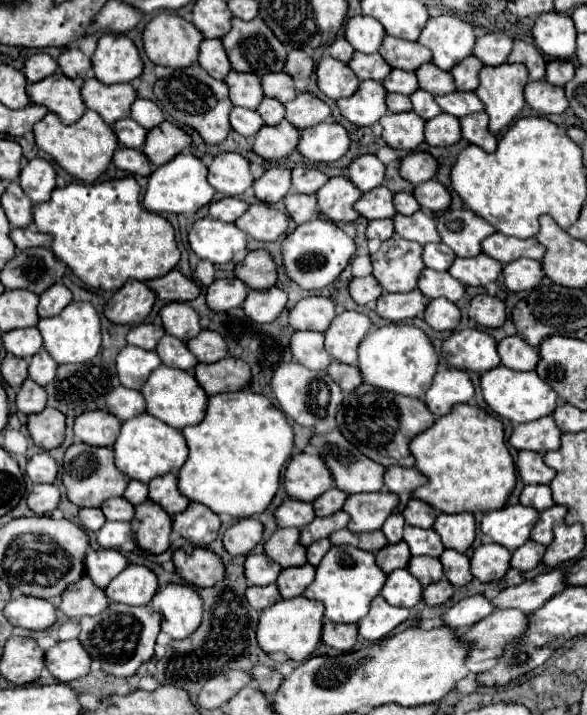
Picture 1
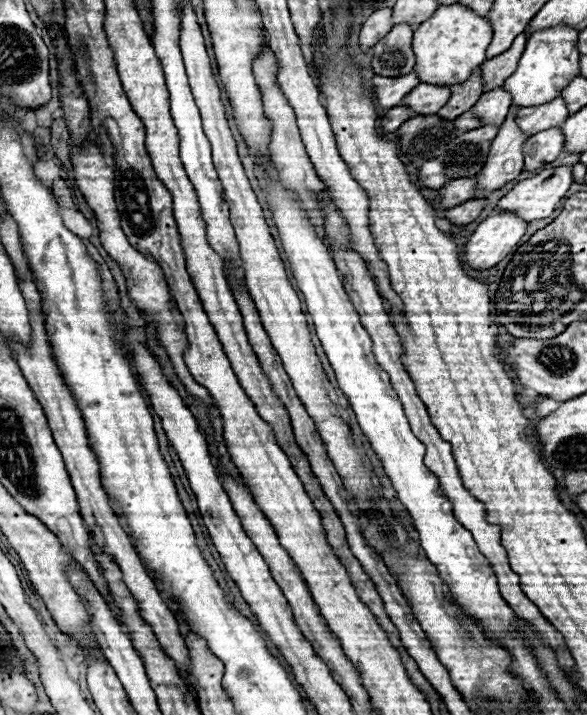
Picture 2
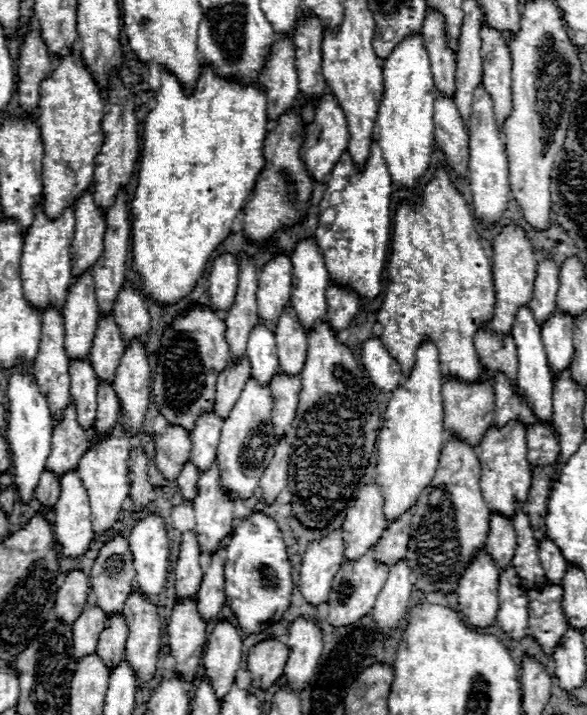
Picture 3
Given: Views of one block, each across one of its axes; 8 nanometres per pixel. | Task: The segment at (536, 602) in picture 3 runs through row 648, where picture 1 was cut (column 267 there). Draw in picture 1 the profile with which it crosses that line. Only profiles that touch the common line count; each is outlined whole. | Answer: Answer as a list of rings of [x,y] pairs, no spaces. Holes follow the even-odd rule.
[[[278,528],[264,548],[282,568],[302,566],[306,562],[306,548],[298,544],[298,528]]]

